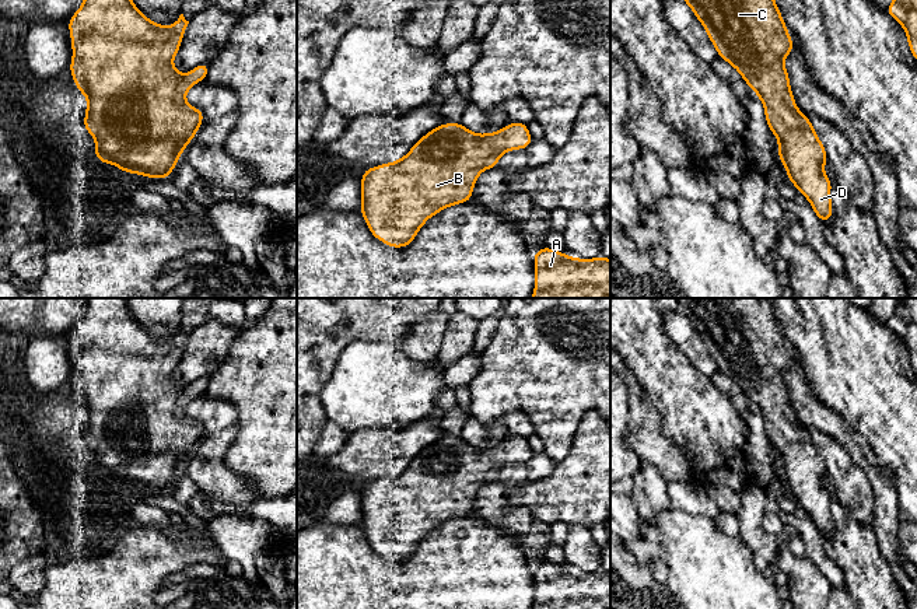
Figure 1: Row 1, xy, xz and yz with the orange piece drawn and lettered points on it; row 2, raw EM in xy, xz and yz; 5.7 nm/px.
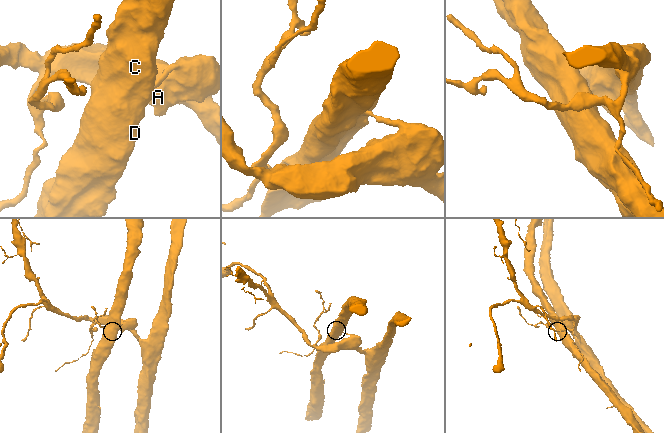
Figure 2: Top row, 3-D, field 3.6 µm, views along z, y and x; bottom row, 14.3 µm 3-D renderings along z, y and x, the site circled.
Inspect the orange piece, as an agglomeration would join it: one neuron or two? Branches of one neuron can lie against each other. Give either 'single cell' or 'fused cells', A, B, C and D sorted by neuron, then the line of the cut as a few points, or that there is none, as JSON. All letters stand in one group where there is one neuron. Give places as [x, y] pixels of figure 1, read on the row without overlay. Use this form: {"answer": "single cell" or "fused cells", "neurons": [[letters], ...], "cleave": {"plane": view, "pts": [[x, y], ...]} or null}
{"answer": "fused cells", "neurons": [["A"], ["B", "C", "D"]], "cleave": {"plane": "xy", "pts": [[185, 388], [177, 402], [177, 417]]}}

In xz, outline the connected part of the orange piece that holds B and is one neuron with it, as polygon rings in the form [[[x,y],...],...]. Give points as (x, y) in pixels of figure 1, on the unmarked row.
[[[522,435],[484,448],[473,447],[462,437],[442,437],[426,447],[400,473],[364,484],[360,526],[372,550],[391,561],[409,560],[430,531],[449,519],[470,515],[489,472],[524,463],[533,455],[528,438]]]

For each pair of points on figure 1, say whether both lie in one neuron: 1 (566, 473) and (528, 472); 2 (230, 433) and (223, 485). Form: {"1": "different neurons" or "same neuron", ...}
{"1": "different neurons", "2": "same neuron"}

